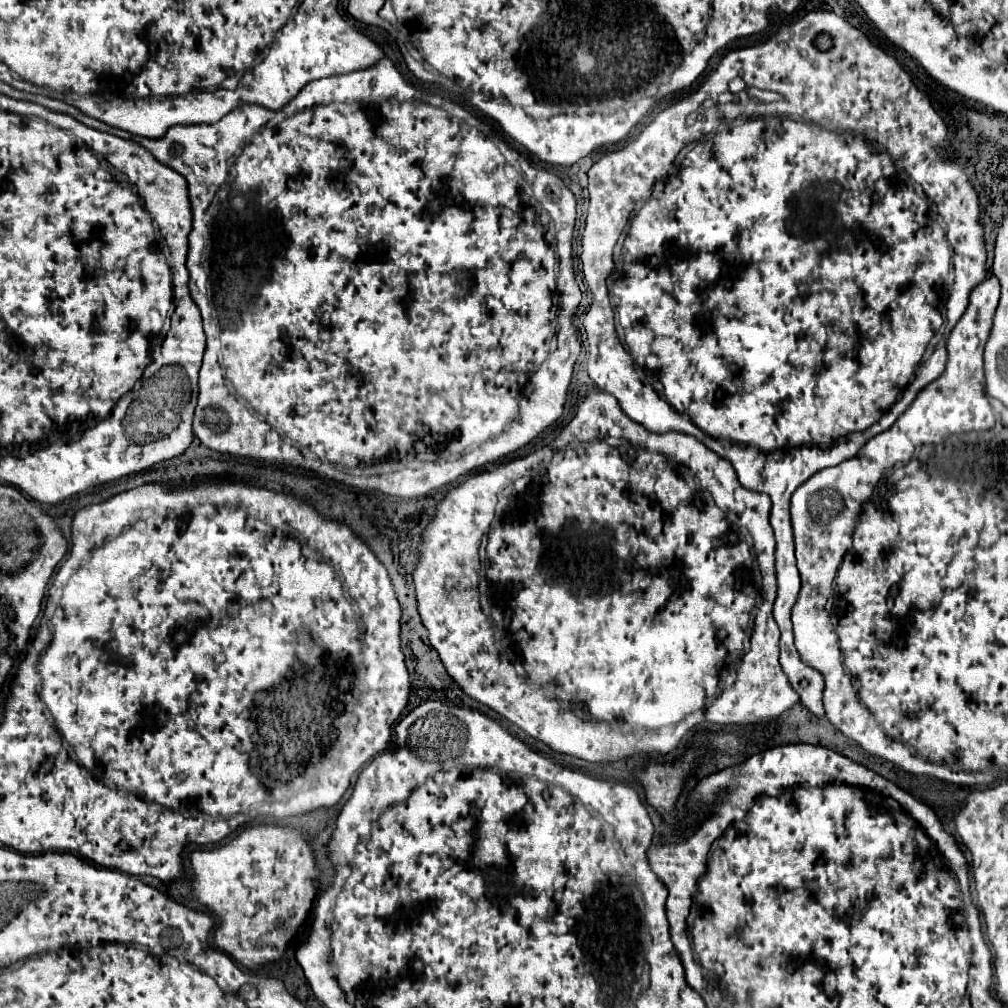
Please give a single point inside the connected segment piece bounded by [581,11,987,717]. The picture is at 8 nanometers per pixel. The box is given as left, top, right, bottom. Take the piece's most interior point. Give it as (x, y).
(782, 285)

